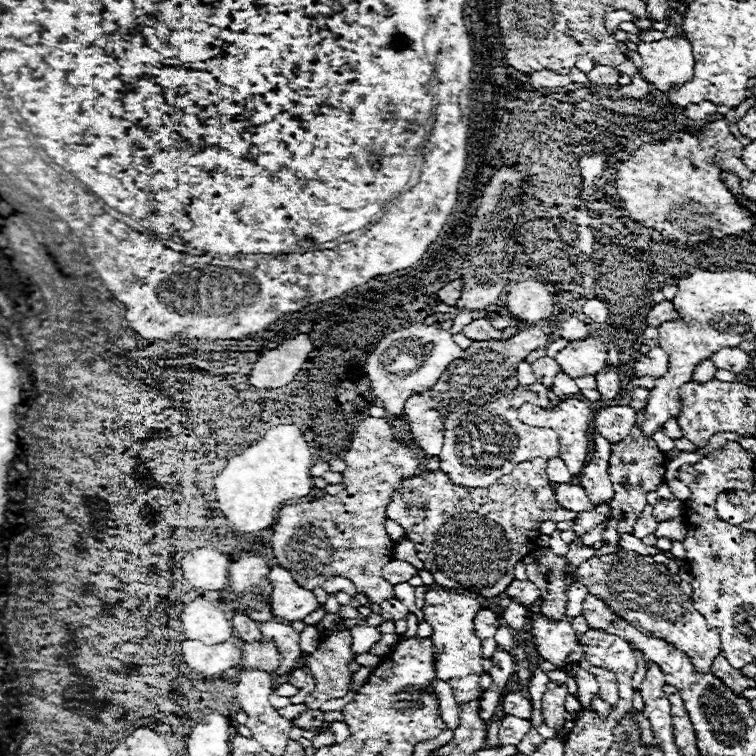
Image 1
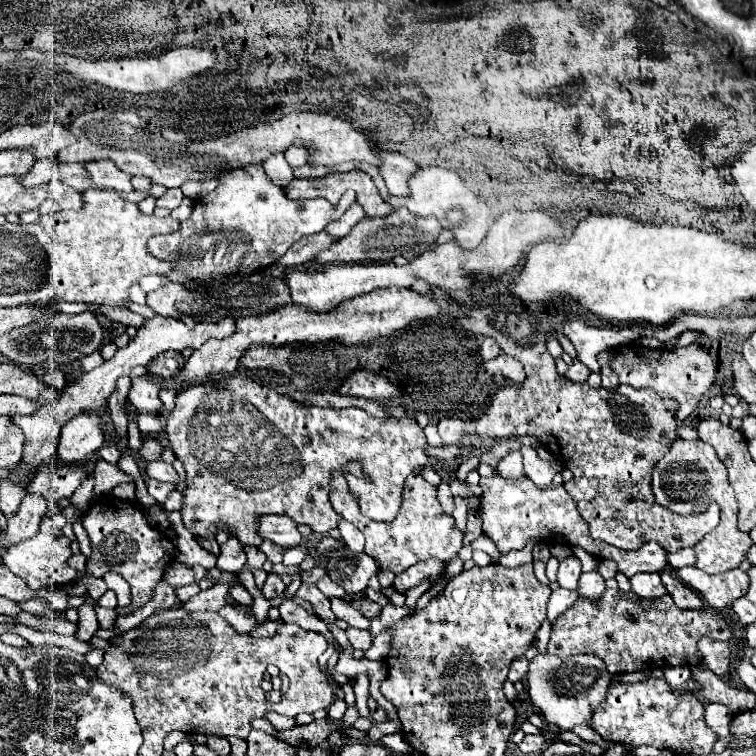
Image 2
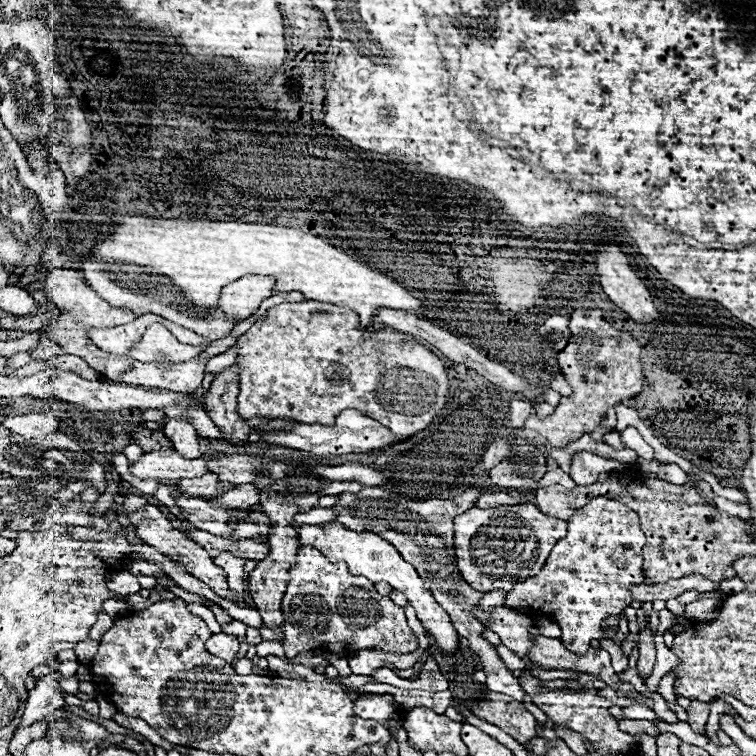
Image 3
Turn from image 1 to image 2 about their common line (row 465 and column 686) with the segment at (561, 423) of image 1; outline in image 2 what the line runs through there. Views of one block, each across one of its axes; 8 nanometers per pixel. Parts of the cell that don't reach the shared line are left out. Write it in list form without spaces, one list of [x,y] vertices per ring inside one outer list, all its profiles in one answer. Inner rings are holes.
[[[684,566],[684,568],[678,568],[676,572],[678,572],[678,578],[686,586],[696,590],[712,610],[722,610],[730,606],[734,600],[742,598],[748,588],[748,576],[744,576],[744,570],[706,574],[696,566]]]

